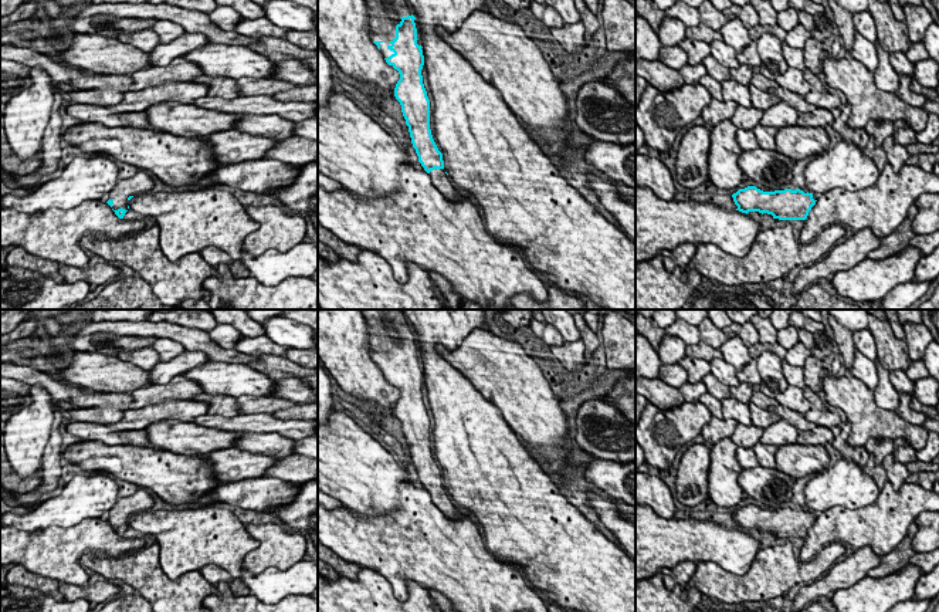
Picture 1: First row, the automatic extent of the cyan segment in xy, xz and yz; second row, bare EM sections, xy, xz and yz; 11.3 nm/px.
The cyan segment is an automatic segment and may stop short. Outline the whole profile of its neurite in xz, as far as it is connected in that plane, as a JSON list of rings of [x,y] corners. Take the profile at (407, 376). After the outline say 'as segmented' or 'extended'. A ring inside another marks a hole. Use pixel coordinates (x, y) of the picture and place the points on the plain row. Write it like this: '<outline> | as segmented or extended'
[[[360,310],[370,337],[370,356],[386,381],[399,389],[394,415],[409,444],[418,480],[433,503],[451,520],[460,513],[444,487],[430,447],[430,417],[423,402],[424,373],[417,362],[416,335],[400,310]]] | extended

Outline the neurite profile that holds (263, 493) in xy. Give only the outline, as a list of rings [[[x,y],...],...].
[[[275,477],[245,479],[220,483],[210,494],[220,503],[254,511],[275,511],[292,504],[299,486]]]

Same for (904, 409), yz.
[[[899,393],[899,406],[895,410],[905,422],[916,426],[923,426],[926,416],[921,412],[915,412],[911,408],[912,393]]]

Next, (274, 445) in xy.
[[[243,433],[233,443],[233,449],[271,457],[287,457],[294,454],[295,439],[279,433]]]

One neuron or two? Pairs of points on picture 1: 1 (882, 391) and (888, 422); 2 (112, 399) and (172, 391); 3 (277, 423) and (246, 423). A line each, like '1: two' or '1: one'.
1: two
2: two
3: one

